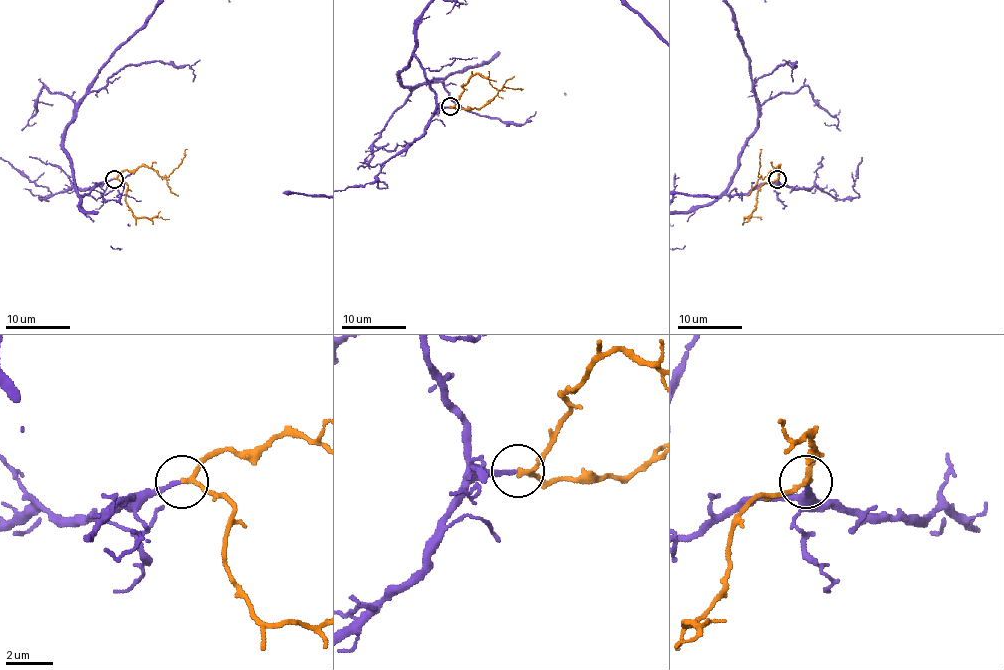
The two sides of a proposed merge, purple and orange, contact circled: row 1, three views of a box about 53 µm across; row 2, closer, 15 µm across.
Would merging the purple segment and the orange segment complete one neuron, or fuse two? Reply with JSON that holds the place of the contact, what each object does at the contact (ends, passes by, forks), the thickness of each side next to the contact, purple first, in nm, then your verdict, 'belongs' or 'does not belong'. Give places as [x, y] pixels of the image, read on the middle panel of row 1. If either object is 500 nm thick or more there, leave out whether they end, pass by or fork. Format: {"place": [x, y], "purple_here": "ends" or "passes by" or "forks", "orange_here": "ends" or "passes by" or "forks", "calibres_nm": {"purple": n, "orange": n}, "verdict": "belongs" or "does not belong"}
{"place": [450, 106], "purple_here": "ends", "orange_here": "passes by", "calibres_nm": {"purple": 180, "orange": 180}, "verdict": "belongs"}

